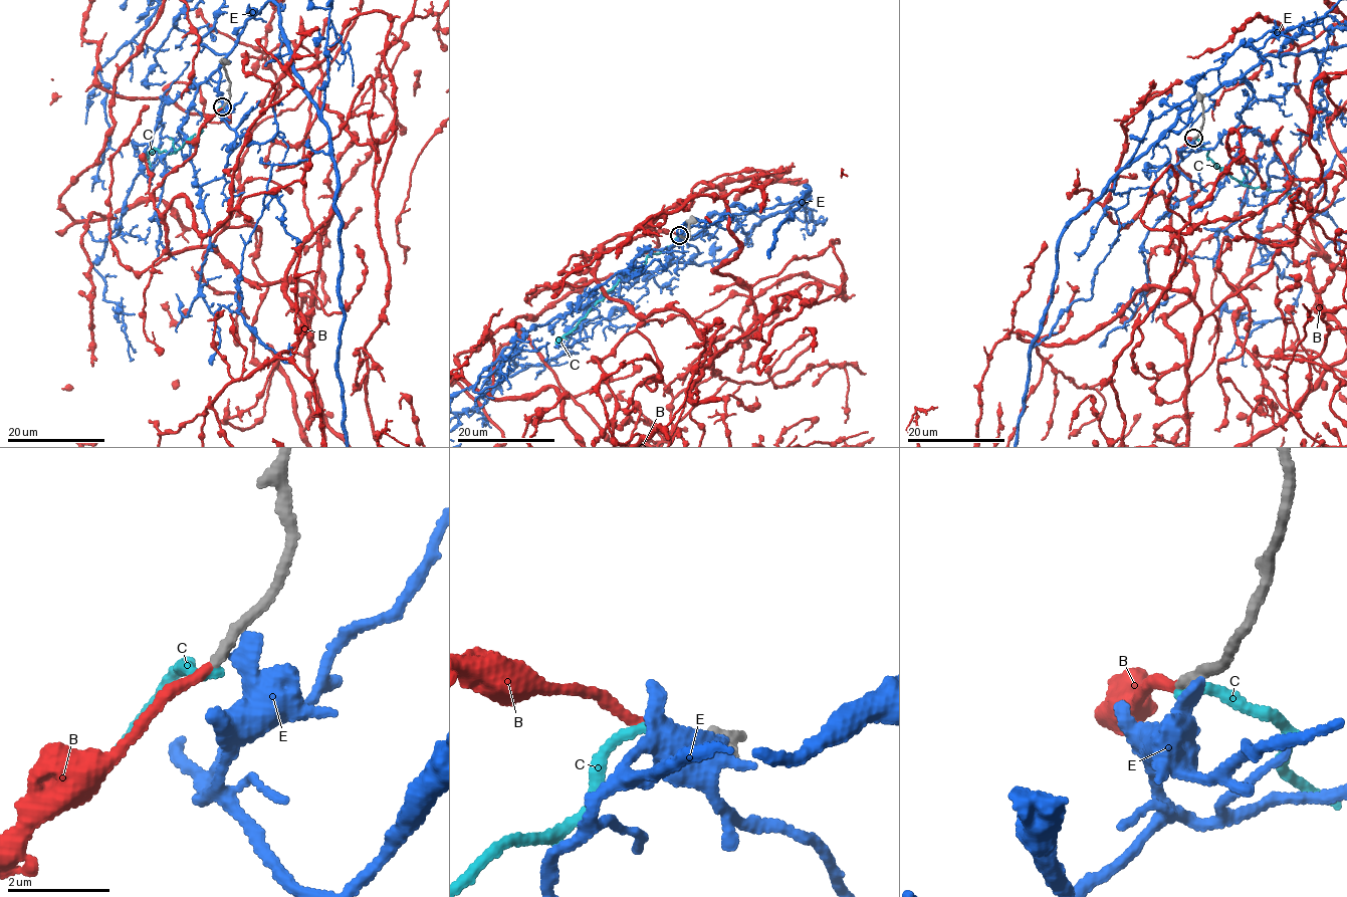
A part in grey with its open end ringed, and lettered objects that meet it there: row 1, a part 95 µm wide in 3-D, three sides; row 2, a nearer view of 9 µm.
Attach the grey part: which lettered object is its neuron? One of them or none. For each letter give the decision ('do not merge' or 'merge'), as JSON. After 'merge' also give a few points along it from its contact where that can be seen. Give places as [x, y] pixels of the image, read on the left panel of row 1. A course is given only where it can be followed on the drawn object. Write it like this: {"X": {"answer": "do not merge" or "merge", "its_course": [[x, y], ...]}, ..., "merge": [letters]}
{"B": {"answer": "merge"}, "C": {"answer": "do not merge"}, "E": {"answer": "do not merge"}, "merge": ["B"]}

